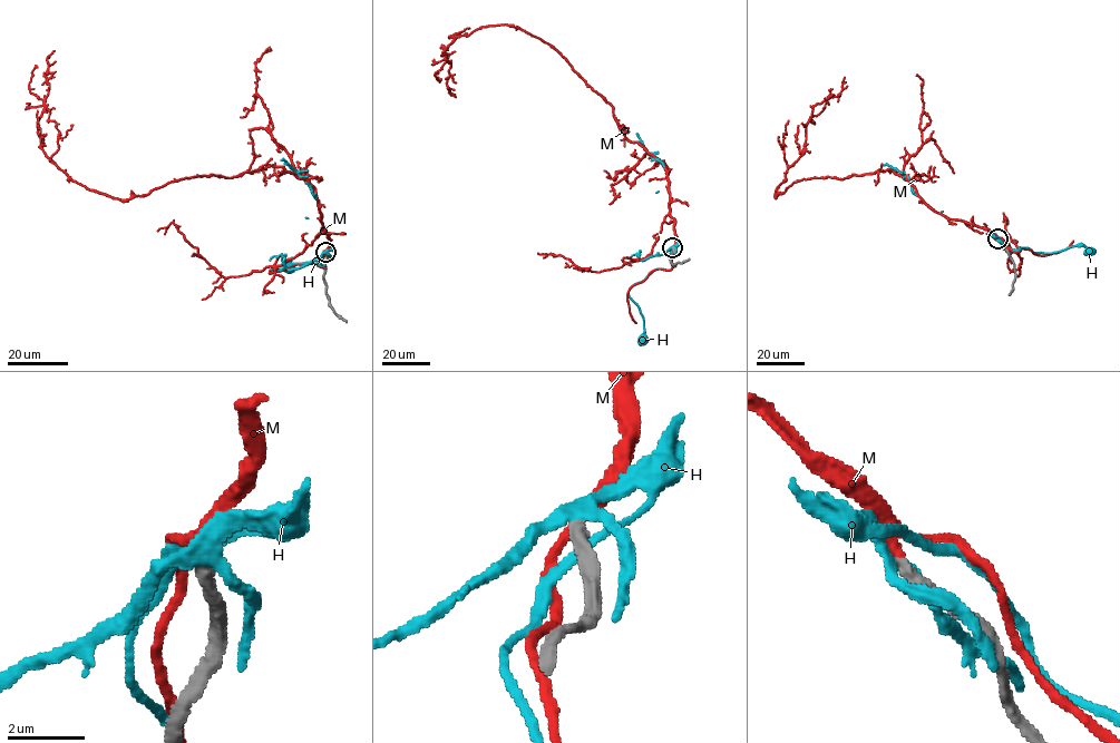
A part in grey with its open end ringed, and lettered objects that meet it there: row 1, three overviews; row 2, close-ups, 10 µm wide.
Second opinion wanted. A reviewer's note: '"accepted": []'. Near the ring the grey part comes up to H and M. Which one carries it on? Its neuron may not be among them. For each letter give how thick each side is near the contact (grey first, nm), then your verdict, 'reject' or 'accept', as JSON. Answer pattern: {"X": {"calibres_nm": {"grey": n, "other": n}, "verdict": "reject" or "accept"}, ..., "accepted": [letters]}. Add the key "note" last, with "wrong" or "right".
{"H": {"calibres_nm": {"grey": 360, "other": 280}, "verdict": "reject"}, "M": {"calibres_nm": {"grey": 360, "other": 260}, "verdict": "accept"}, "accepted": ["M"], "note": "wrong"}

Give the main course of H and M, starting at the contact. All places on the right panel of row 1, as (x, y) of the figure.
H: (997, 238), (1009, 247), (1028, 247), (1033, 253), (1083, 245), (1092, 254)
M: (997, 238), (935, 212), (893, 169), (800, 179), (775, 196), (801, 154), (812, 107), (837, 96), (844, 77)

